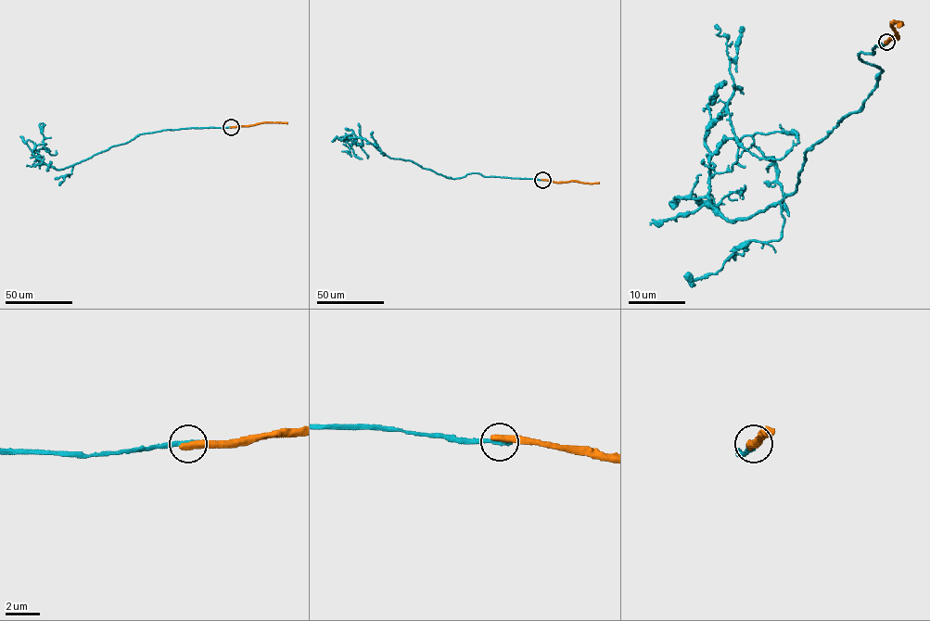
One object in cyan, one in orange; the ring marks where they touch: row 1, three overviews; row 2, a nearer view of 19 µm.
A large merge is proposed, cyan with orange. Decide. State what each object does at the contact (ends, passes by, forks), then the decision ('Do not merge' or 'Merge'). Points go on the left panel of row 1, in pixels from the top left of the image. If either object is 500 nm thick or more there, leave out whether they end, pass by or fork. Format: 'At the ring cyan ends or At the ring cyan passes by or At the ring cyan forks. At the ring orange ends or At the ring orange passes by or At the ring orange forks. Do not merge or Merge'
At the ring cyan ends. At the ring orange ends. Do not merge

